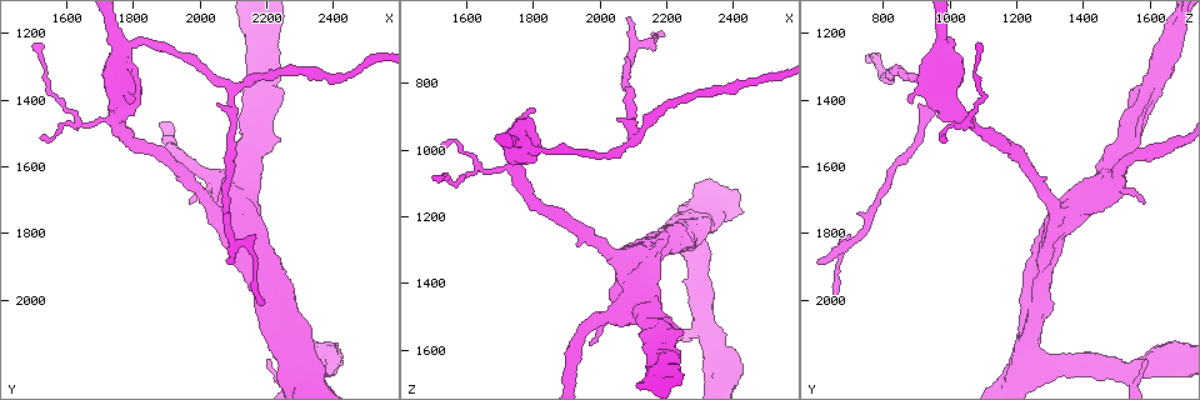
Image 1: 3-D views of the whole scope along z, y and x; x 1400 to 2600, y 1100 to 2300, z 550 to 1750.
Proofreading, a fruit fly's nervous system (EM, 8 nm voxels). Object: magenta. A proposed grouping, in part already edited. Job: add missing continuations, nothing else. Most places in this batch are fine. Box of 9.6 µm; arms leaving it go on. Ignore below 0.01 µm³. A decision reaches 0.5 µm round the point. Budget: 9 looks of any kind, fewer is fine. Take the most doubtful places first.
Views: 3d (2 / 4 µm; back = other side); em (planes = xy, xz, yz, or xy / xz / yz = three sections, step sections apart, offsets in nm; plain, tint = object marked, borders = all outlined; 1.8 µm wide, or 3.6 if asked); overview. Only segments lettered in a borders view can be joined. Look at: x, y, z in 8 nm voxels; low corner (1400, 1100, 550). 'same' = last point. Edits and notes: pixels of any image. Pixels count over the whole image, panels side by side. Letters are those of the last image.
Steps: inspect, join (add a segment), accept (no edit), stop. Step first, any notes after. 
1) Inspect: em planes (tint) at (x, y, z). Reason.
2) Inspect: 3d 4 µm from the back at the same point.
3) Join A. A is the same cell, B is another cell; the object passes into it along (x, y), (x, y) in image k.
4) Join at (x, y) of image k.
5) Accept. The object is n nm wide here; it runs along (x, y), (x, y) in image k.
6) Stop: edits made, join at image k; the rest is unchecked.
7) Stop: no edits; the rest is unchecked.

Inspect: em xz step 8 (borders) at (1500, 1240, 1070). An open end.

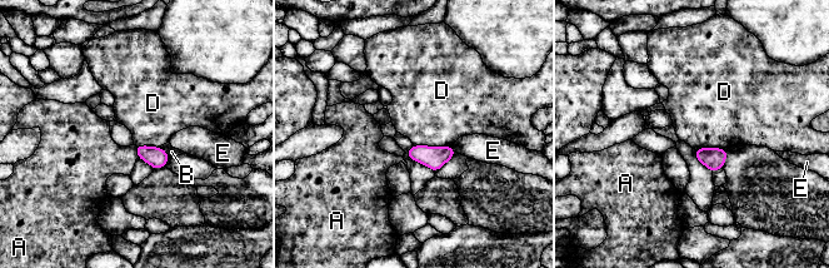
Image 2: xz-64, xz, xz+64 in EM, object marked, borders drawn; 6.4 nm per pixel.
Accept. A, B, D and E are other cells; a border runs along (414, 144), (452, 147) in image 2; no lettered segment goes on from it.

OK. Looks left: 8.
Inspect: em planes (borders) at (1530, 1510, 980). Free end.

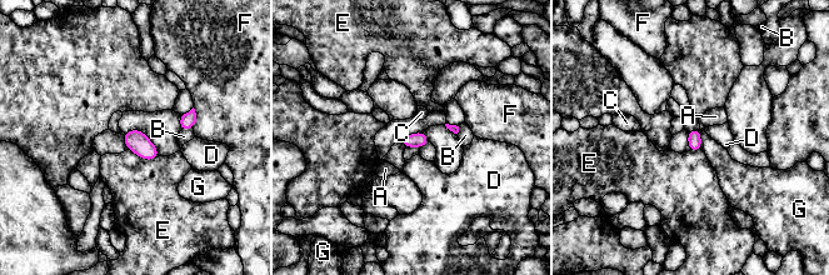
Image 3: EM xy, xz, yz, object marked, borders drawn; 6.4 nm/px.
Accept. A, B, C, D, E, F and G are other cells; a border runs along (702, 130), (700, 149) in image 3; no lettered segment goes on from it.

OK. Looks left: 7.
Inspect: em 3.6 µm planes (borders) at (2270, 2180, 1220). Calibre changes.

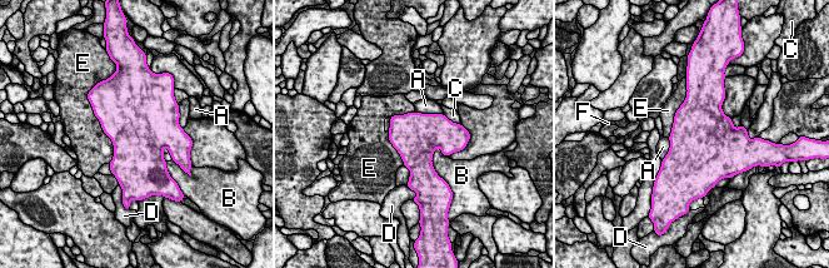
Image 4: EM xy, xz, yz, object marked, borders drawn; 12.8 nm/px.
Accept. The object is 600 nm wide here; A, B, C, D, E and F are other cells; a border runs along (95, 117), (113, 144), (109, 164) in image 4; none of them fits.

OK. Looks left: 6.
Inspect: 3d 4 µm at (1830, 1230, 1000). Thick turns thin.

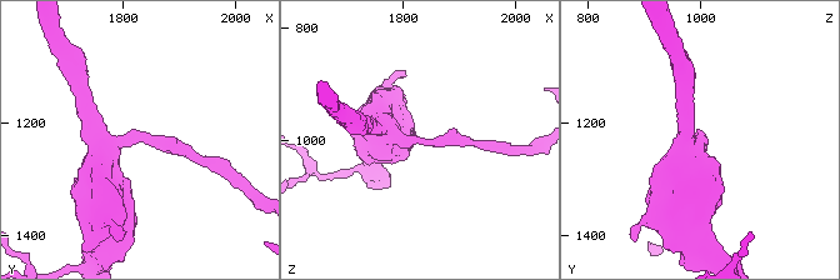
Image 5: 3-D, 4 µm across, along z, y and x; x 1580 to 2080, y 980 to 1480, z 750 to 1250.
Inspect: em planes (borders) at (1830, 1230, 1005). The arms are 180, 550 nm wide; need the tissue.

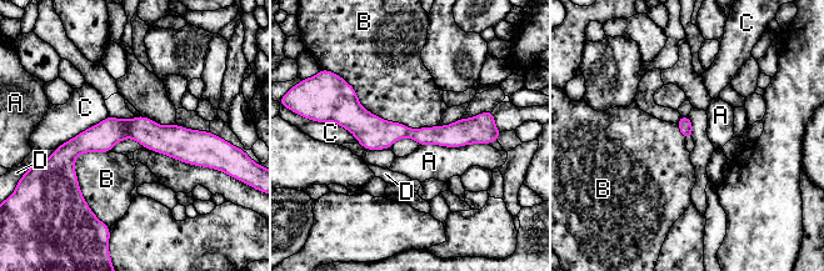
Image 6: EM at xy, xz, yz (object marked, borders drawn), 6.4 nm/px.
Accept. A, B, C and D are other cells; none of them fits.

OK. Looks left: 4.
Stop: no edits; the rest is unchecked.

